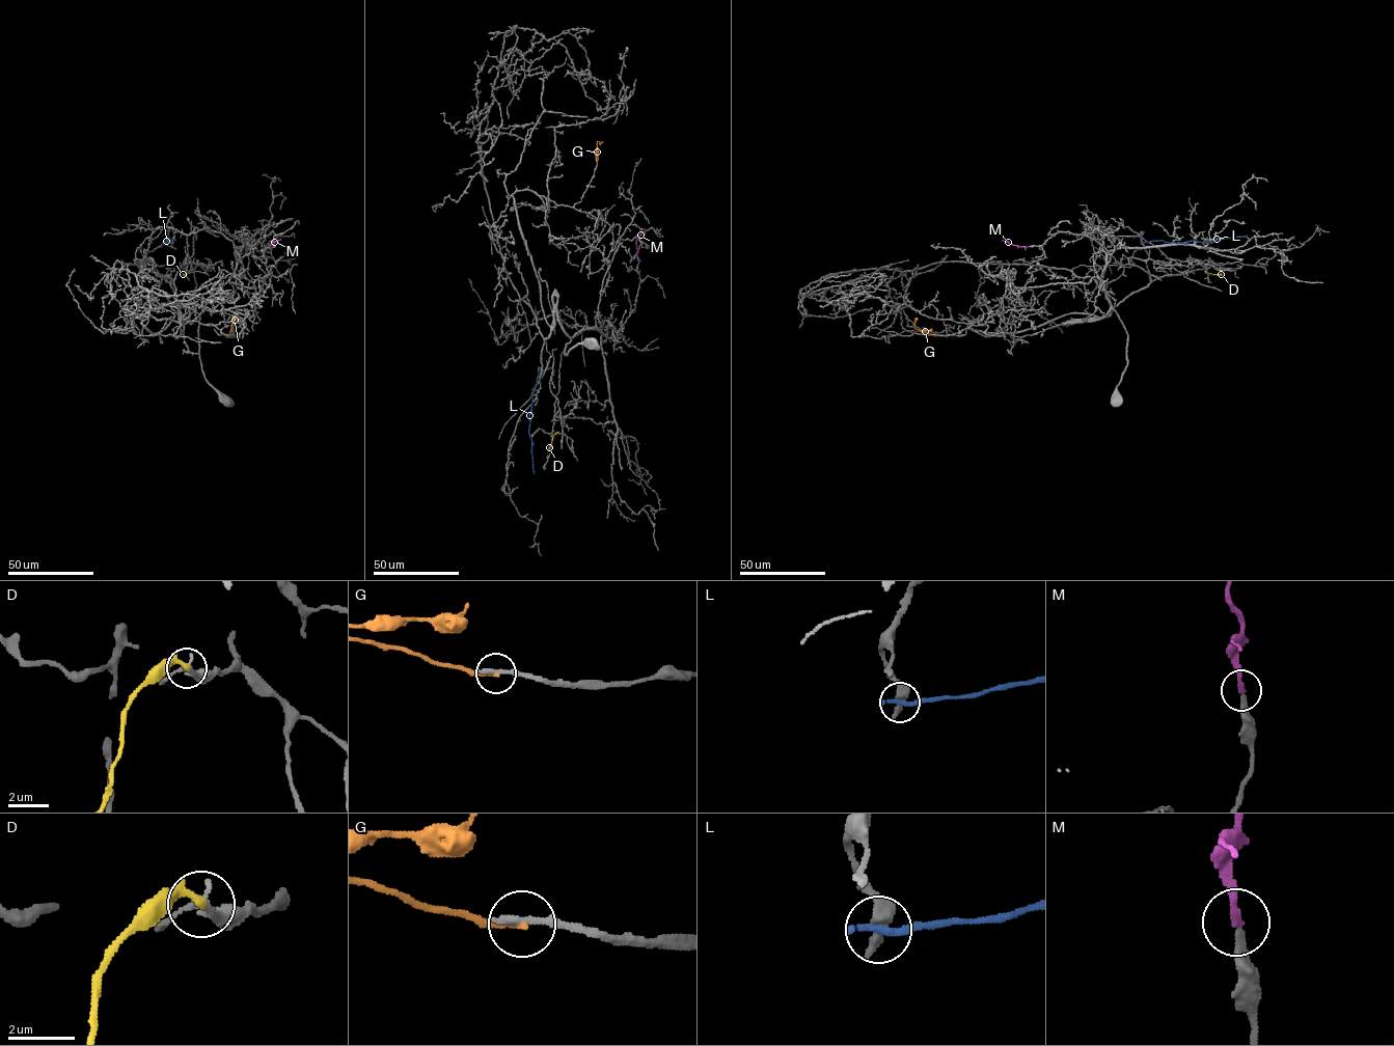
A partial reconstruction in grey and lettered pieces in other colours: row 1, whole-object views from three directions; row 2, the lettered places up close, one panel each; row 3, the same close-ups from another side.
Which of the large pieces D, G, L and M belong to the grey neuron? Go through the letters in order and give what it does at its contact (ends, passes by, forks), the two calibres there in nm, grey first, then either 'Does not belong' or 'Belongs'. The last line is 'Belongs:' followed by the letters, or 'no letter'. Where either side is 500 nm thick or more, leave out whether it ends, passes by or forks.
D: It ends there. Thickness 200 nm (grey) against 280 nm. Belongs
G: It ends there. Thickness 260 nm (grey) against 200 nm. Does not belong
L: Thickness 500 nm (grey) against 280 nm. Does not belong
M: It ends there. Thickness 260 nm (grey) against 200 nm. Belongs
Belongs: D, M

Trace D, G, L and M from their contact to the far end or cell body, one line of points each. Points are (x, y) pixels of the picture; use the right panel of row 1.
D: (1206, 272), (1222, 275)
G: (934, 334), (914, 328), (914, 320)
L: (1142, 242), (1210, 242), (1247, 235)
M: (1029, 246), (1013, 245), (1005, 240)

